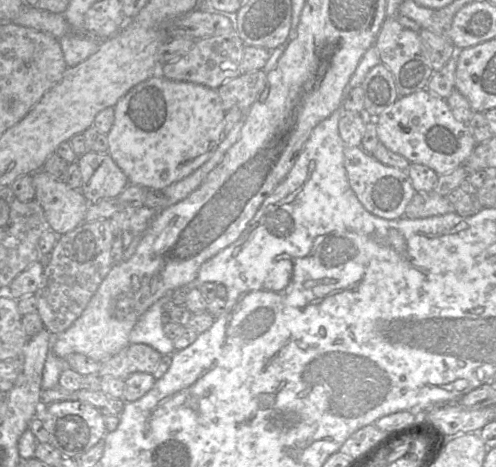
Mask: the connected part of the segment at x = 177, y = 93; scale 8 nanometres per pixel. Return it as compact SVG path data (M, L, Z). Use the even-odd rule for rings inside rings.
M155 74L130 89L114 108L114 122L106 134L108 154L127 176L129 183L163 190L190 175L214 153L224 137L225 114L217 90L186 81L174 81Z

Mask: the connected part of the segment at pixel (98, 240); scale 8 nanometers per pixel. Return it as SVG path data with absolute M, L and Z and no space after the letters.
M110 219L83 222L58 237L50 255L44 259L42 283L34 293L37 313L52 335L66 331L74 323L114 266L111 254L114 239Z

